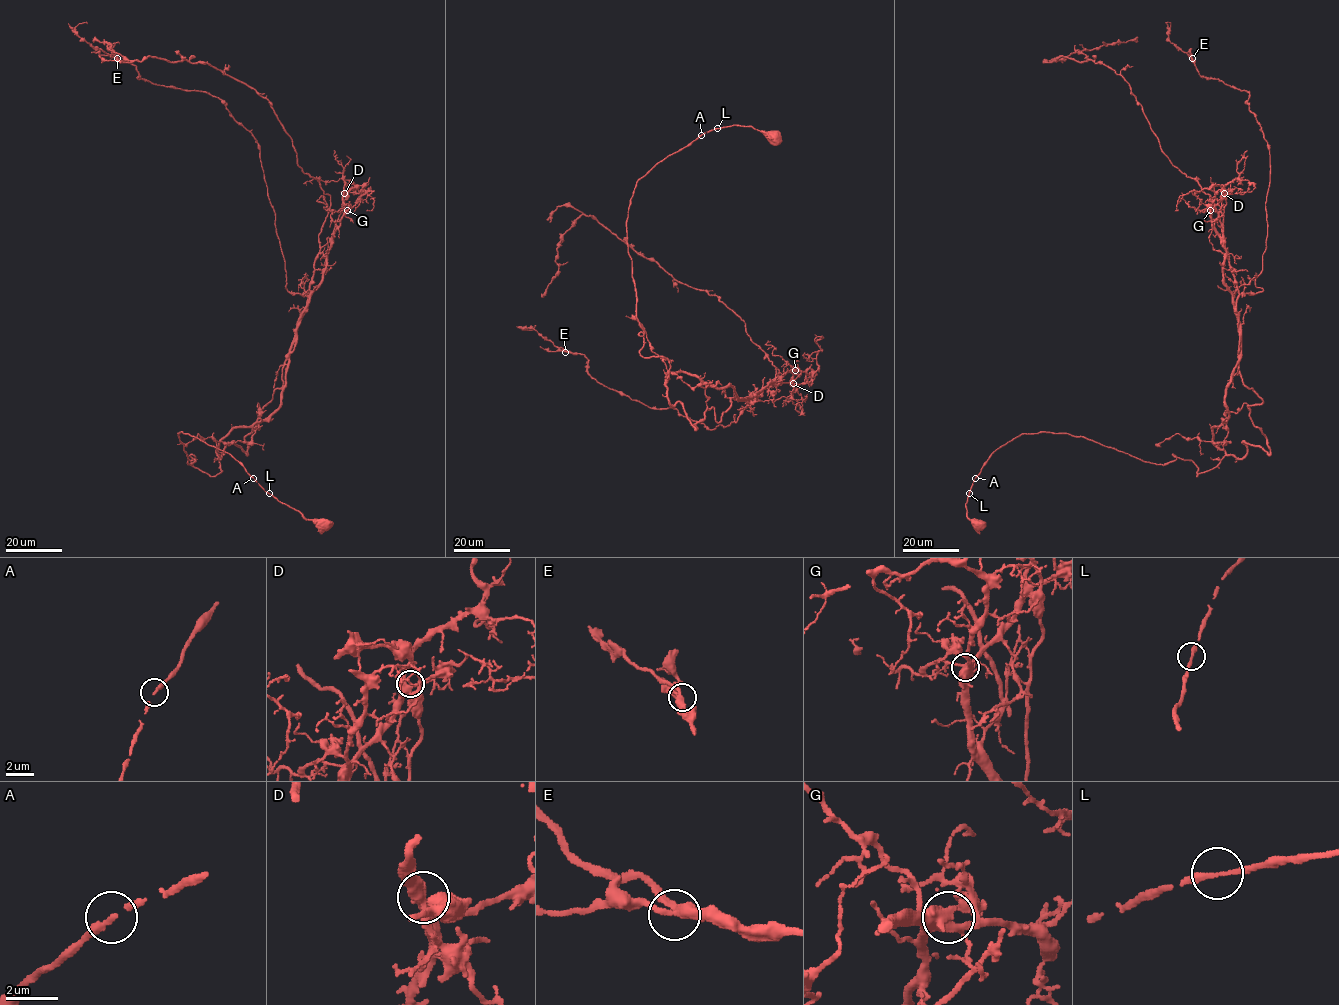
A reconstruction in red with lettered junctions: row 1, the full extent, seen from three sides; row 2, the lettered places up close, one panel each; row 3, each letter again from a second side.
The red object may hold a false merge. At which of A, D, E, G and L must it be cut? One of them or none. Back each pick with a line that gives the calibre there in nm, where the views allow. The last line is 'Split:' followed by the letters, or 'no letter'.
Split: no letter

